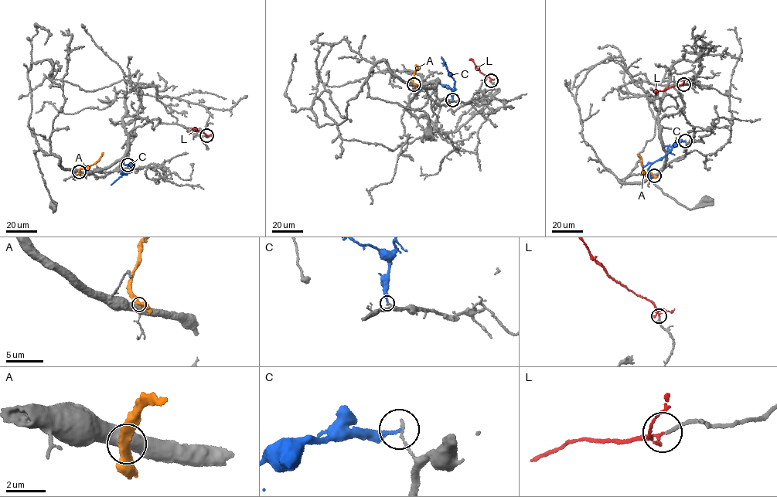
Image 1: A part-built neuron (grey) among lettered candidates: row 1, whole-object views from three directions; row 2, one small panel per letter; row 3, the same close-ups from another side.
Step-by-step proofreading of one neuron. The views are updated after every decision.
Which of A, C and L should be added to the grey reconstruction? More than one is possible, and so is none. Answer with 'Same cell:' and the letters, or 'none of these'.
Same cell: L

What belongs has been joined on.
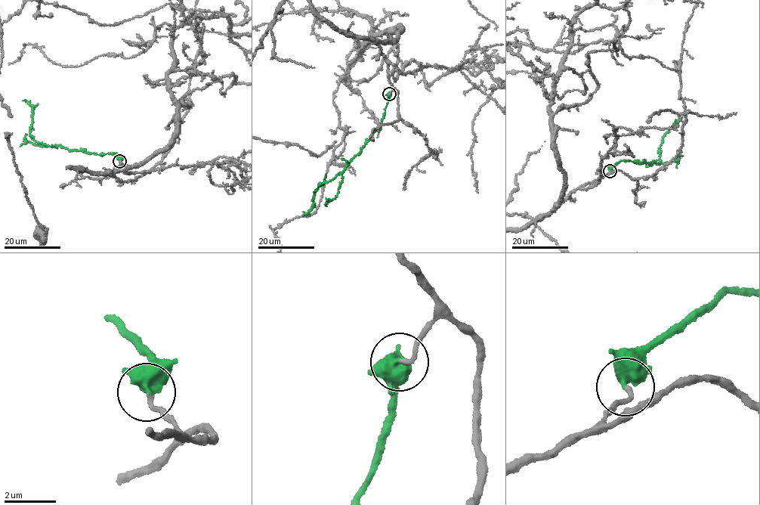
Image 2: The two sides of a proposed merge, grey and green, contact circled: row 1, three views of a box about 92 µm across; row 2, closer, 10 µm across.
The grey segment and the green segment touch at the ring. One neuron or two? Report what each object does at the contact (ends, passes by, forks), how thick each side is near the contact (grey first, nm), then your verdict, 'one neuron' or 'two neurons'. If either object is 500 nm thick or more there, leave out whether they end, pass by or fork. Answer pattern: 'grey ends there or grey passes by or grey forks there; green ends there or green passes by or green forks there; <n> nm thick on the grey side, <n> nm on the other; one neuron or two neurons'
grey ends there; green forks there; 170 nm thick on the grey side, 360 nm on the other; one neuron

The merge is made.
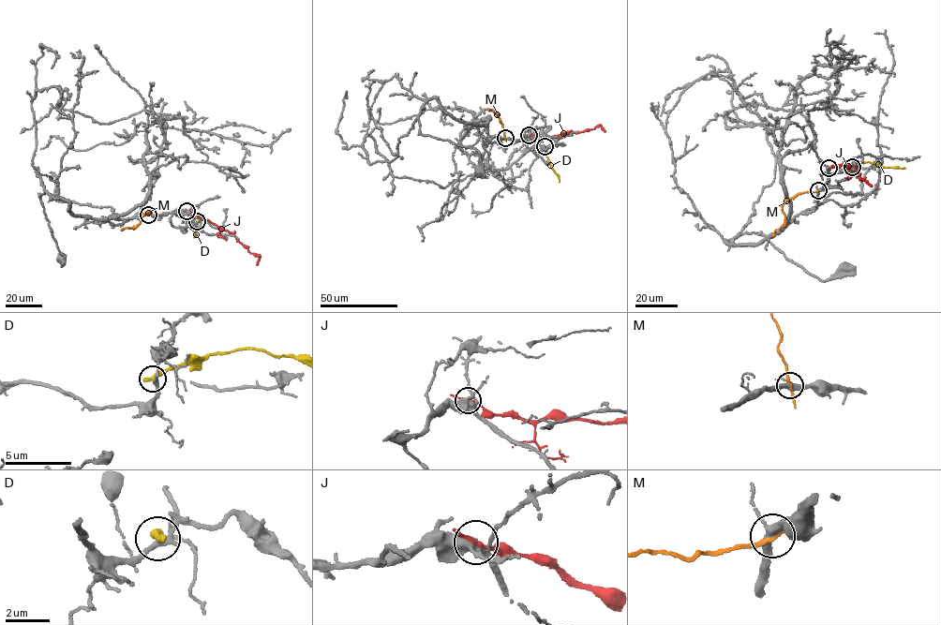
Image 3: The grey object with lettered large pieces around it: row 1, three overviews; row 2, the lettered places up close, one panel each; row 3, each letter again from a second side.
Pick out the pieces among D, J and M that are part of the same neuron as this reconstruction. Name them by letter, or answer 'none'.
none

